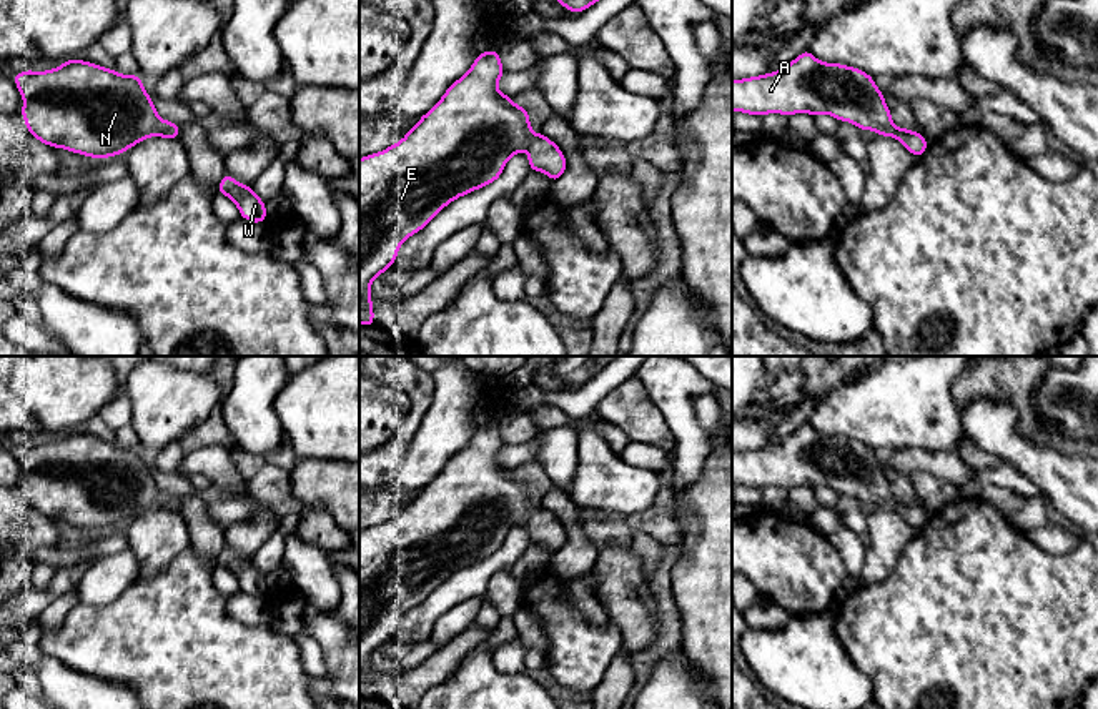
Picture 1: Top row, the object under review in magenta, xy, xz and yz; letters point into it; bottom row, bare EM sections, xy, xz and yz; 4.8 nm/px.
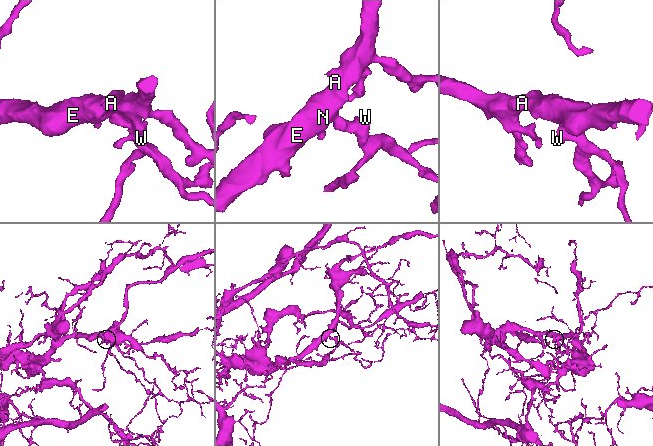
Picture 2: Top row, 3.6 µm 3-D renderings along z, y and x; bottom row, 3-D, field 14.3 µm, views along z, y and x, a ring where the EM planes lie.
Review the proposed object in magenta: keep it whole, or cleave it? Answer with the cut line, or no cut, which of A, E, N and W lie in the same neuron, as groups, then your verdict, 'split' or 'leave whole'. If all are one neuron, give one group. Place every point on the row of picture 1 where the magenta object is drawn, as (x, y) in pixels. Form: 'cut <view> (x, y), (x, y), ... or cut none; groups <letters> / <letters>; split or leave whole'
cut none; groups A E N W; leave whole

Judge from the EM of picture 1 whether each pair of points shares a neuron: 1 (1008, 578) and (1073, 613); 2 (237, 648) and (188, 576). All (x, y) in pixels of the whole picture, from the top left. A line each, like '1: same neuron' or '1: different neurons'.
1: same neuron
2: same neuron

